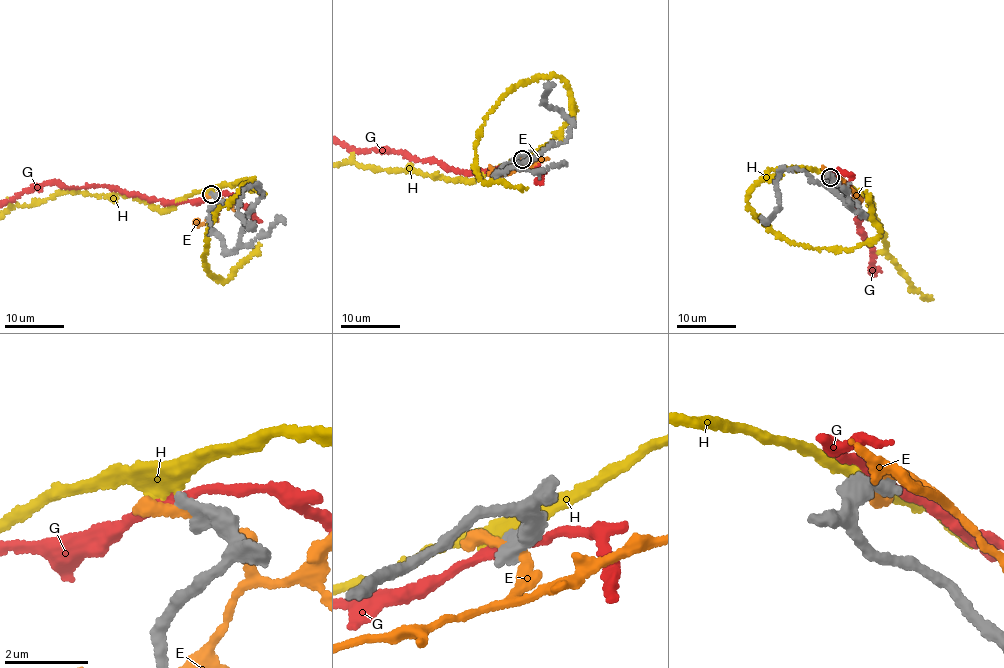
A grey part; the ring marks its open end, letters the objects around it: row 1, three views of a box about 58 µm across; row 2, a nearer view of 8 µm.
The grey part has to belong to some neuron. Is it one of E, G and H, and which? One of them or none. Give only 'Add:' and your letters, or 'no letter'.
Add: no letter

